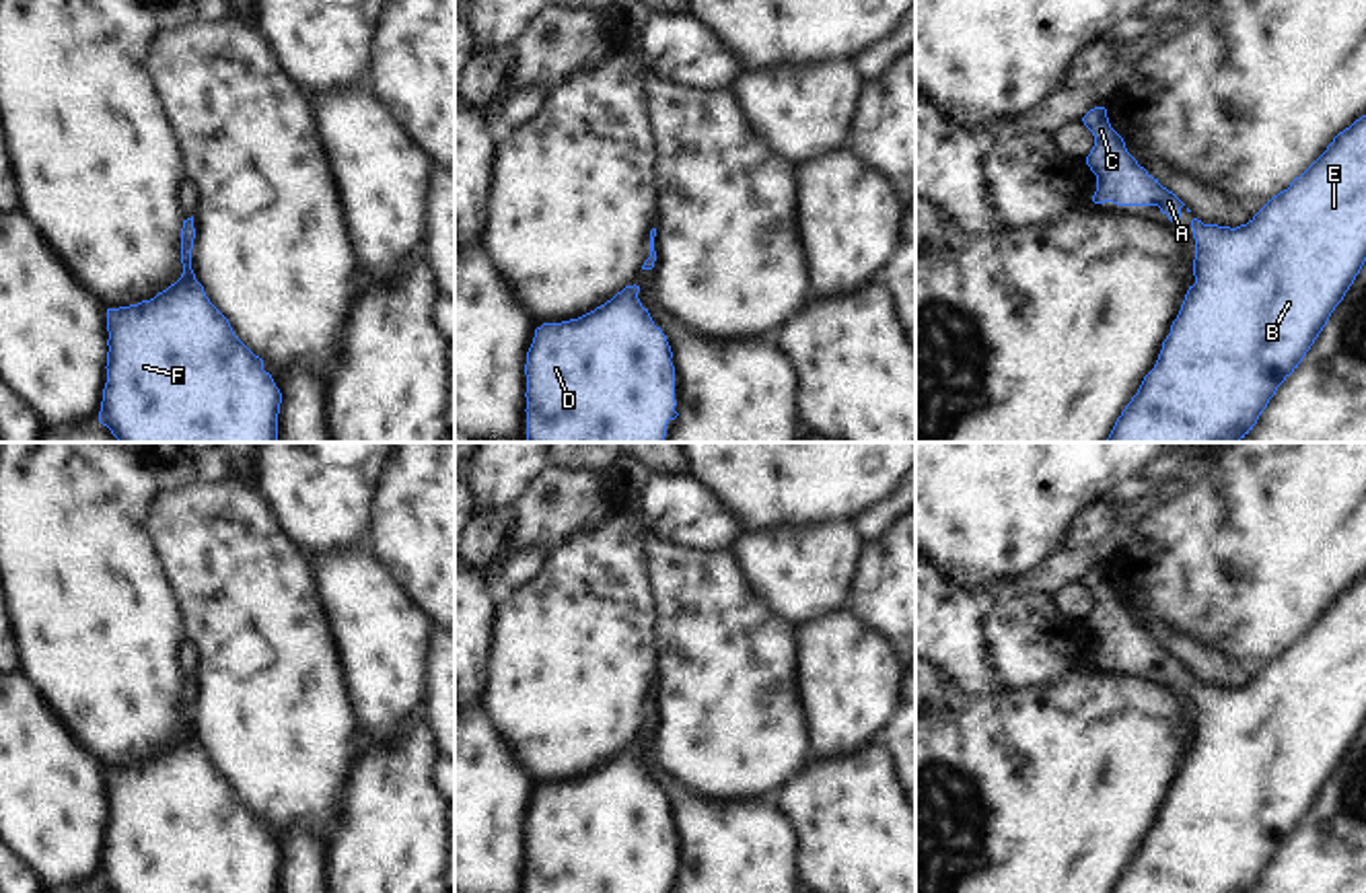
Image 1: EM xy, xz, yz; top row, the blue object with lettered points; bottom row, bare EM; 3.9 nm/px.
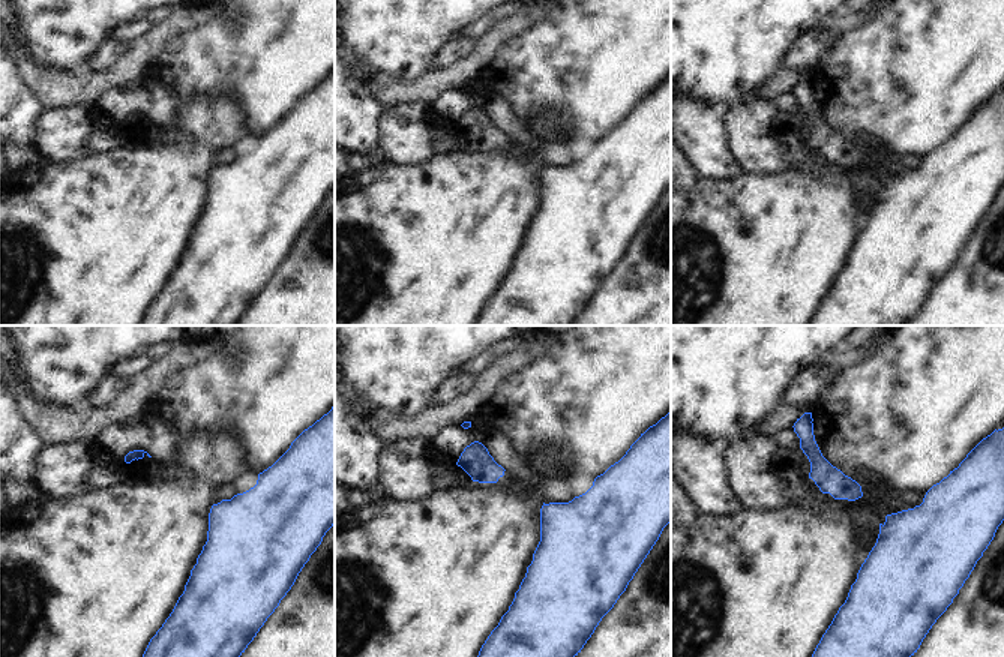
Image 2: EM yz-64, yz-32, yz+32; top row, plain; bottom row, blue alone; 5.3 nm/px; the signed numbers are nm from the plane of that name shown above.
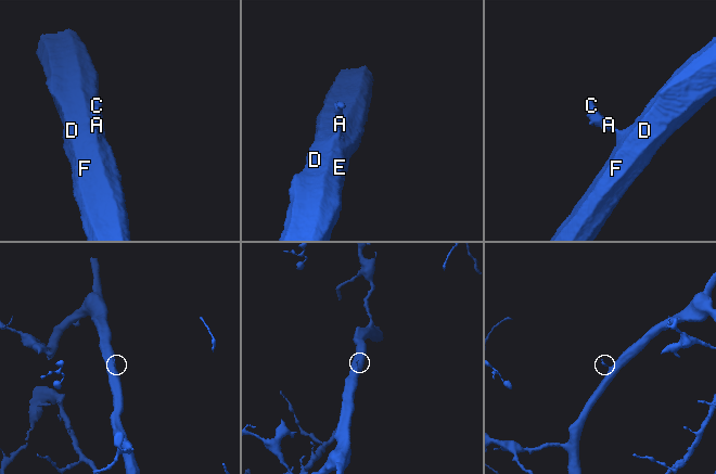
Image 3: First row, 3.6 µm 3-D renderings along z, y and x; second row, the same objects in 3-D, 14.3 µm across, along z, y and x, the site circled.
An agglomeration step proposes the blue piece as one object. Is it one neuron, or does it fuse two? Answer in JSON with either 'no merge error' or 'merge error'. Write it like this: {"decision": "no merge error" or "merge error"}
{"decision": "no merge error"}

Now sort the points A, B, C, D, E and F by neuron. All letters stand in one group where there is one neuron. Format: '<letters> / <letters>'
A B C D E F

